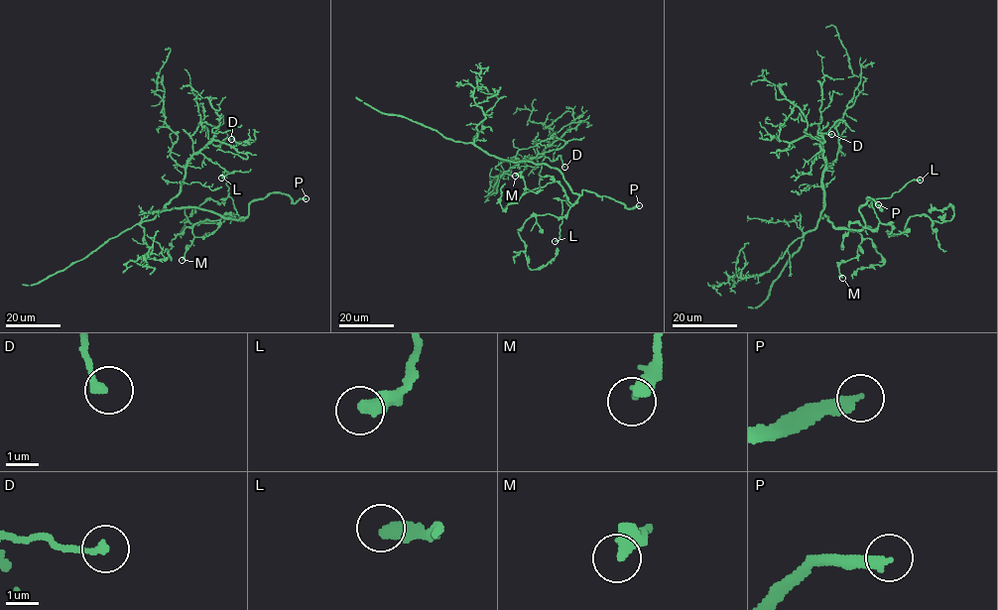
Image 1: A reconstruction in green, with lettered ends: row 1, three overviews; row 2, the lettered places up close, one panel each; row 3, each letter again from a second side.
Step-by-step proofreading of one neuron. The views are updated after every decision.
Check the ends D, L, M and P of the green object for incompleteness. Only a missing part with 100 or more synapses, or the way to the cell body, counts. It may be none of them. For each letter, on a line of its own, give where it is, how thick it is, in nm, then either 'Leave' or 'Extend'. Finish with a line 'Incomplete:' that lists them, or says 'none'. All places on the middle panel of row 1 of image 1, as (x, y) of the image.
D: Place: (564, 167). Thickness 240 nm. Leave
L: Place: (555, 241). Thickness 440 nm. Leave
M: Place: (515, 176). Thickness 400 nm. Leave
P: Place: (639, 205). Thickness 320 nm. Extend
Incomplete: P

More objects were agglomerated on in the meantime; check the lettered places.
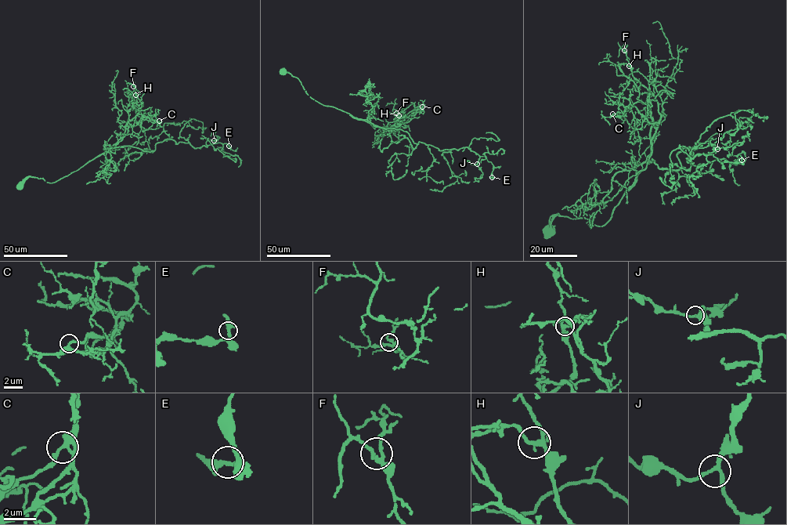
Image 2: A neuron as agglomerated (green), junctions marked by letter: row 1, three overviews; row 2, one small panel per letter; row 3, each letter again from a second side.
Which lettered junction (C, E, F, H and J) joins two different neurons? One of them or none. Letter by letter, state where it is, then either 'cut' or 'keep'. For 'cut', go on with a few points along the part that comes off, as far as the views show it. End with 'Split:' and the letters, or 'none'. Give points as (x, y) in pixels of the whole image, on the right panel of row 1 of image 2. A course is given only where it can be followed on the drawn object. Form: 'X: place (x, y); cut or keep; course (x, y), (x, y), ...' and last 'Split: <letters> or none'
C: place (612, 114); cut; course (612, 114), (621, 116), (626, 106), (634, 106), (657, 125), (651, 152), (641, 164), (614, 176), (590, 229)
E: place (741, 160); keep
F: place (624, 50); keep
H: place (629, 66); keep
J: place (717, 149); keep
Split: C

